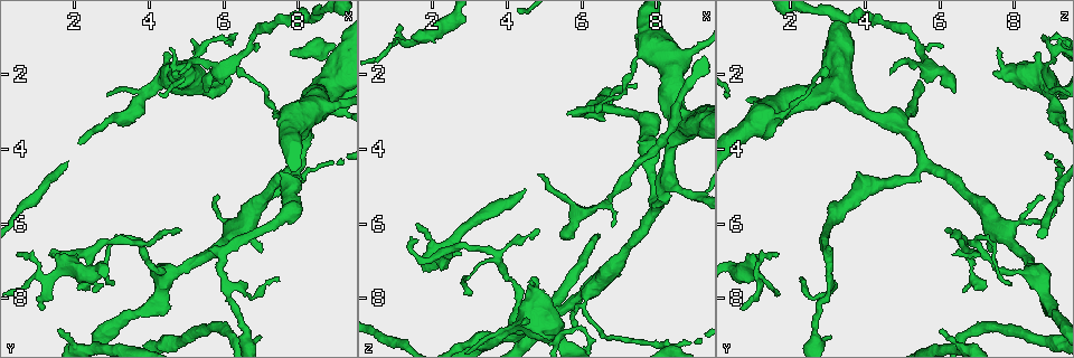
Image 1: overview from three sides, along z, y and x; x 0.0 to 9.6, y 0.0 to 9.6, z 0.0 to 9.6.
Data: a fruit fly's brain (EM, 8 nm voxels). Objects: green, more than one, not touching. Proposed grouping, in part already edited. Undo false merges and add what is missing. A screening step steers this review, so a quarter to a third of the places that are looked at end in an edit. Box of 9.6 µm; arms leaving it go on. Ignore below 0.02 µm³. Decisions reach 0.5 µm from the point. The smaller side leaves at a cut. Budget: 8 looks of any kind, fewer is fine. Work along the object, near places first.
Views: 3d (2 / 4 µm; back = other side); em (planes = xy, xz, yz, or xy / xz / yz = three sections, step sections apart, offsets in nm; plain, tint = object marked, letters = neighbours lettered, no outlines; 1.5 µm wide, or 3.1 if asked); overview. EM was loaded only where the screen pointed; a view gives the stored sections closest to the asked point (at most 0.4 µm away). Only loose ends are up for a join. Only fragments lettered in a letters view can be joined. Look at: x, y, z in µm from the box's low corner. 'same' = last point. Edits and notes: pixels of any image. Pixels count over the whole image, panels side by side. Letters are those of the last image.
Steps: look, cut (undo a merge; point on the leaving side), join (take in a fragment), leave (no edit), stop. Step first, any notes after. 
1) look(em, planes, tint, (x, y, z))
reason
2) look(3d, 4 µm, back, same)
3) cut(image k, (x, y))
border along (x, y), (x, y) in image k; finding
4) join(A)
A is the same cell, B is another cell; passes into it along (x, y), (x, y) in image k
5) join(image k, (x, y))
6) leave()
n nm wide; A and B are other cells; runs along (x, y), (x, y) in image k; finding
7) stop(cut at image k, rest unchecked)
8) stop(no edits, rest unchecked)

look(3d, 4 µm, (7.05, 6.75, 7.40))
thick end

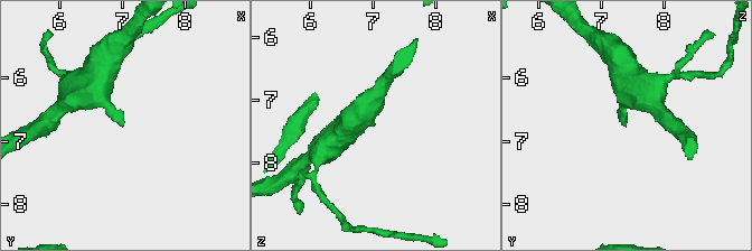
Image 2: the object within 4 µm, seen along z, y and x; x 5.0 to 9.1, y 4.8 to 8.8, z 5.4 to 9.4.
look(em, planes, letters, (7.05, 6.75, 7.40))

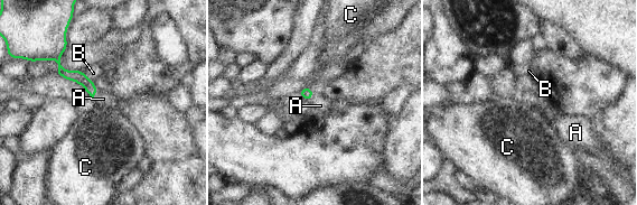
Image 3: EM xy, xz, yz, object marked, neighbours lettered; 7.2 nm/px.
join(A)
A is the same cell, B and C are other cells; passes into it along (78, 76), (94, 94), (103, 99) in image 3; it goes on there

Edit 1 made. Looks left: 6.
look(overview)

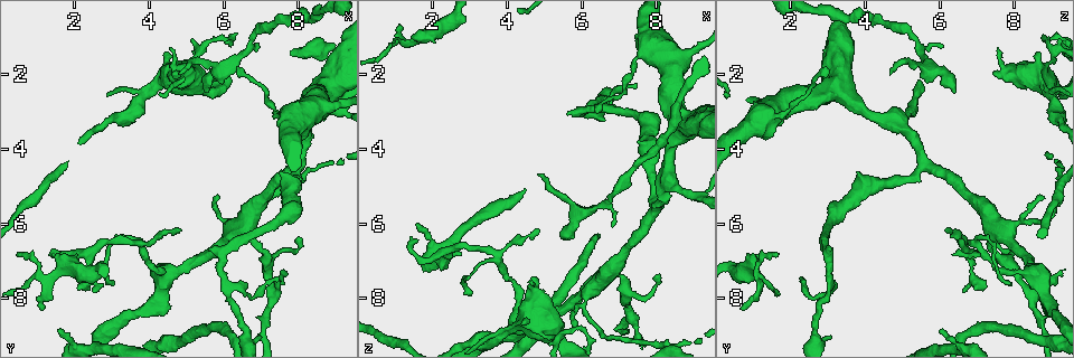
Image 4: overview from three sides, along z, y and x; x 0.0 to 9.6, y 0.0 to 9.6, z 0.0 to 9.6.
look(em, planes, plain, (1.60, 8.90, 6.05))
thin end

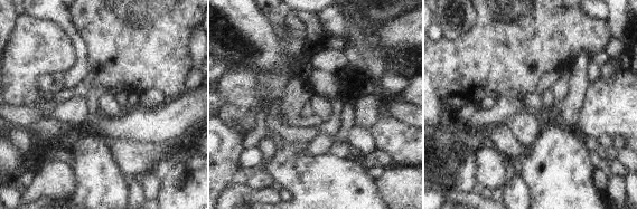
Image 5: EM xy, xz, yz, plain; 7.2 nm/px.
look(em, planes, letters, same)

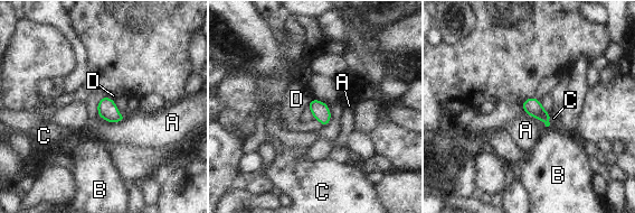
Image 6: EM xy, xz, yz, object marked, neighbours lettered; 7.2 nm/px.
leave()
A touches over 200 nm; A, B, C and D are other cells; border along (98, 116), (110, 122), (125, 118) in image 6; none of them fits

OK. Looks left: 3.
stop(join at image 3, rest unchecked)

